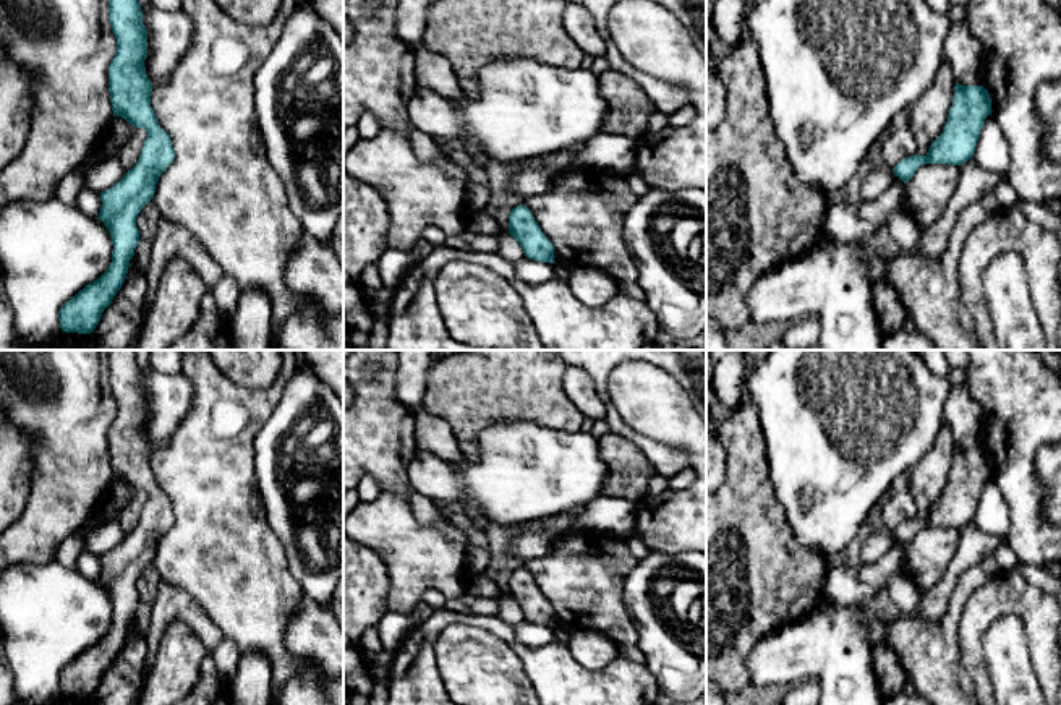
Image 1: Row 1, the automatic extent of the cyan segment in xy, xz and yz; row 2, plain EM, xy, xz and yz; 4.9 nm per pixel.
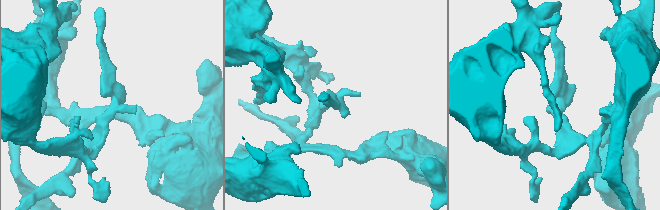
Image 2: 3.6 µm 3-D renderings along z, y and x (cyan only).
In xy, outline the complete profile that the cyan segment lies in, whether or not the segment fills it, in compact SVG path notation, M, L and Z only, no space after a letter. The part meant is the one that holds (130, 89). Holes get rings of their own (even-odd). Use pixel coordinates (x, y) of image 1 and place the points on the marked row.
M109 0L109 21L117 39L117 52L109 66L109 92L113 115L125 118L136 128L144 128L147 138L141 149L136 165L112 188L100 193L102 207L99 220L109 229L112 237L112 263L107 271L92 284L79 290L58 311L63 332L91 334L99 324L104 310L112 303L121 288L130 259L139 241L136 217L141 209L154 198L159 177L173 162L175 151L170 136L160 128L151 107L152 83L146 75L144 60L147 57L147 29L143 24L143 11L138 0Z

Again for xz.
M520 204L509 216L509 233L520 243L526 258L554 263L554 246L541 232L531 211Z

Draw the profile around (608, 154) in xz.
M601 131L575 147L570 169L591 170L601 180L627 177L635 170L638 139L617 131Z

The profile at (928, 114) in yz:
M941 60L933 83L909 109L909 130L917 141L920 156L927 156L931 143L944 130L952 107L954 86L952 70L946 60Z

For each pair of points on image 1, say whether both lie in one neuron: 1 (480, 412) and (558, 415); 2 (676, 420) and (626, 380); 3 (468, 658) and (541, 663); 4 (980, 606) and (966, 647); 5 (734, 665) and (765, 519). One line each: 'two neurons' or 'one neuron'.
1: one neuron
2: one neuron
3: two neurons
4: one neuron
5: one neuron

